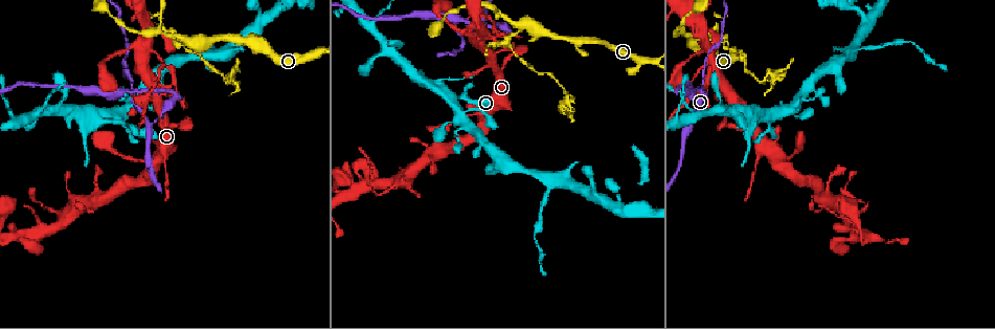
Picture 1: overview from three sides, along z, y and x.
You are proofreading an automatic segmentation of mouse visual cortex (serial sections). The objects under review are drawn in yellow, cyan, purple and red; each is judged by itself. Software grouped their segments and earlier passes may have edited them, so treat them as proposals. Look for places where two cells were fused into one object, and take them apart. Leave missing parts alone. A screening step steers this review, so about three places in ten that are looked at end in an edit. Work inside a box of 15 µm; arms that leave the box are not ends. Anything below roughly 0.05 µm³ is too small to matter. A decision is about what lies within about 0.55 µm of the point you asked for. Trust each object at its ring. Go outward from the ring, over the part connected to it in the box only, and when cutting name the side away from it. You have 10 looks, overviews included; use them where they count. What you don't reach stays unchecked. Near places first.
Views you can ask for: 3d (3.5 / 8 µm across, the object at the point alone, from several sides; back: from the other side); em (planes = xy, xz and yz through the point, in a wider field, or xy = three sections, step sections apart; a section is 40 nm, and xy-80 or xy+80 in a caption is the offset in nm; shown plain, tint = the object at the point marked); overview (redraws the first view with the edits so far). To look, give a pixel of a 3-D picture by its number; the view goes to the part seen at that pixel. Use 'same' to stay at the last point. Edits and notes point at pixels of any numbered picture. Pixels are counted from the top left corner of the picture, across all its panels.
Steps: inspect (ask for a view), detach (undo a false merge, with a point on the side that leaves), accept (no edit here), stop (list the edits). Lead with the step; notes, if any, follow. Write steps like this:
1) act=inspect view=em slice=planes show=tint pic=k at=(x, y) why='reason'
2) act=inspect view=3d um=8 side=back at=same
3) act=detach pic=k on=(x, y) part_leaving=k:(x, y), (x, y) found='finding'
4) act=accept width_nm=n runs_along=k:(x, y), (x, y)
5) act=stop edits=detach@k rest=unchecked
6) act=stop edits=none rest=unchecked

act=inspect view=3d um=3.5 pic=1 at=(734, 54) why='calibre changes'

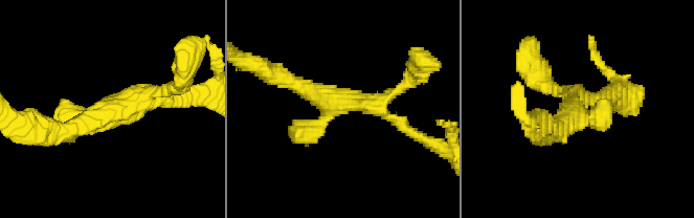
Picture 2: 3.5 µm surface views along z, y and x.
act=inspect view=em slice=planes show=tint pic=2 at=(571, 108) arms=4 arm_widths_nm=150,150,200,300 why='shape alone is not enough'

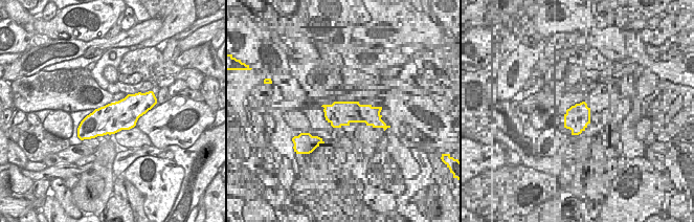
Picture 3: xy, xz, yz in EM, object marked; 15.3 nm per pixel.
act=accept found='all the same cell'

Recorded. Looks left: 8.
act=inspect view=3d um=8 pic=1 at=(147, 123) why='three arms meet'

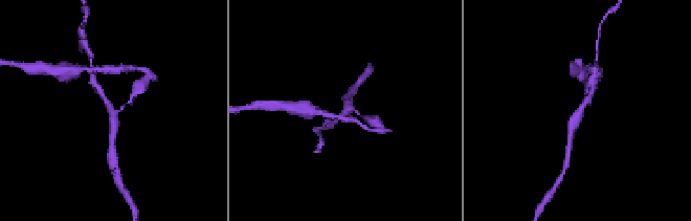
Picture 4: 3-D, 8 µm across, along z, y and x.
act=inspect view=em slice=xy step=1 show=tint pic=4 at=(350, 110) arms=3 arm_widths_nm=100,150,250

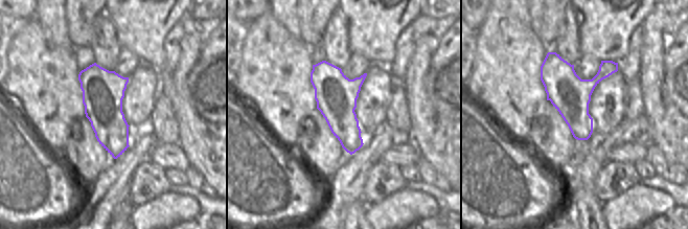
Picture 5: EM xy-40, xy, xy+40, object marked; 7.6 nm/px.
act=accept runs_along=4:(98, 89), (114, 113), (135, 93) found='all the same cell'

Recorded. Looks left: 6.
act=inspect view=3d um=3.5 pic=1 at=(173, 92) why='sharp bend'

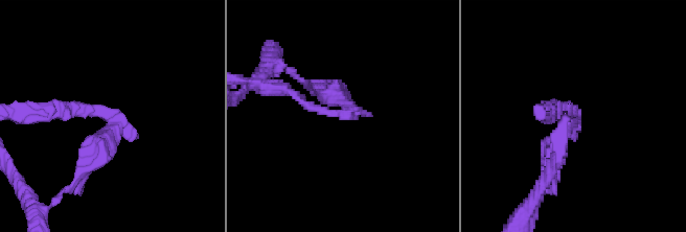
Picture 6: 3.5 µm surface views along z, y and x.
act=inspect view=em slice=xy step=2 show=plain pic=6 at=(345, 114) arm_widths_nm=150,300

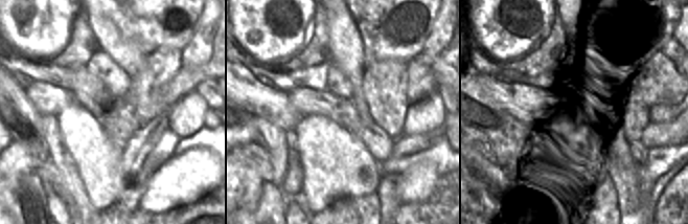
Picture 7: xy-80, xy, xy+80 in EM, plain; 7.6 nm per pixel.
act=inspect view=em slice=xy step=2 show=tint at=same why='with the object marked'

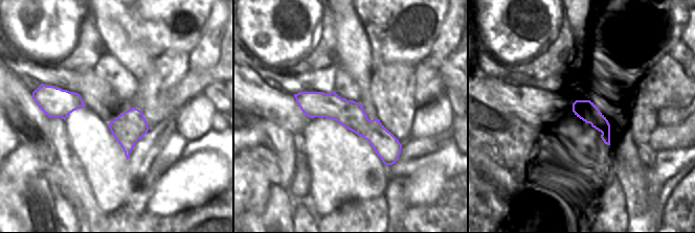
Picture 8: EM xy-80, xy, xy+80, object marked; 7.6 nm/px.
act=detach pic=6 on=(73, 109) part_leaving=6:(111, 116), (83, 107), (25, 110) found='two cells meet here'

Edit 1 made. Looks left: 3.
act=inspect view=3d um=3.5 pic=1 at=(67, 212) why='thin arm on a thick one'

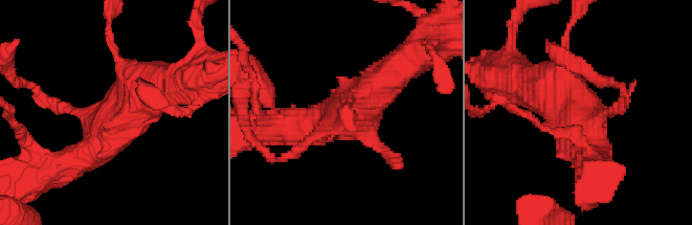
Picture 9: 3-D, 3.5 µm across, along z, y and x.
act=inspect view=em slice=planes show=tint pic=9 at=(585, 117) why='now the EM'

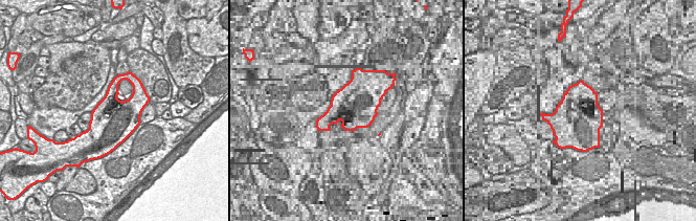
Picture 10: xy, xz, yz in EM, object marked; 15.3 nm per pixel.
act=accept runs_along=9:(158, 88), (97, 149), (62, 164) found='continuous, no second cell'

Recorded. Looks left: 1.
act=stop edits=detach@6 rest=unchecked

